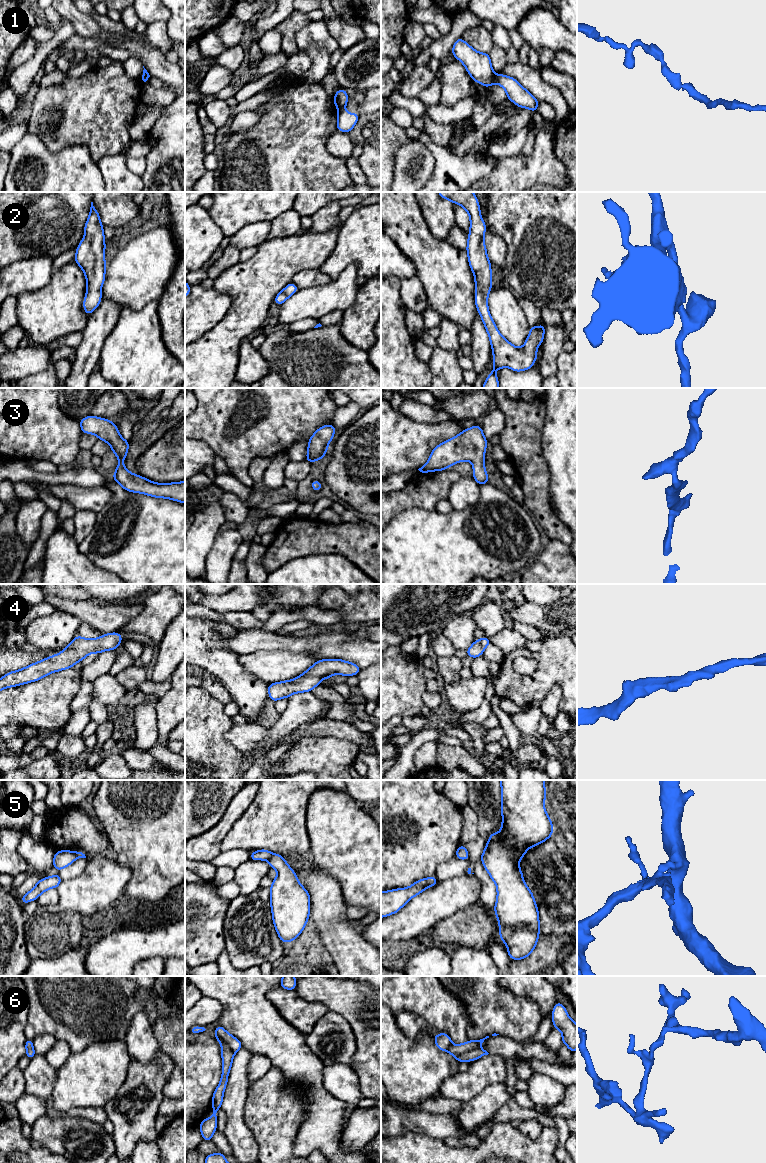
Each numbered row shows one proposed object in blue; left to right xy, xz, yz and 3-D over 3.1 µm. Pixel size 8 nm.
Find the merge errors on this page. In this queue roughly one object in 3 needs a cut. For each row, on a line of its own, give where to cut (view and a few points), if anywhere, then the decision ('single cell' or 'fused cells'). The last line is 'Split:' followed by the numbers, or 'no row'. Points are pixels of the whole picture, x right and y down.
1: yz (494, 75), (493, 82) | fused cells
2: no cut | single cell
3: no cut | single cell
4: no cut | single cell
5: xz (273, 854), (268, 860) | fused cells
6: yz (478, 1047), (461, 1053), (456, 1058) | fused cells
Split: 1, 5, 6

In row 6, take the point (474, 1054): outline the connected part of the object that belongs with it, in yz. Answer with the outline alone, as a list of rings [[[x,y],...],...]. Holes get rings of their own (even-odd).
[[[476,1048],[476,1049],[473,1049],[471,1051],[468,1051],[464,1054],[461,1054],[459,1056],[457,1056],[457,1060],[462,1063],[462,1062],[468,1062],[468,1061],[474,1061],[484,1055],[488,1055],[489,1053],[484,1050],[484,1049],[481,1049],[481,1048]]]

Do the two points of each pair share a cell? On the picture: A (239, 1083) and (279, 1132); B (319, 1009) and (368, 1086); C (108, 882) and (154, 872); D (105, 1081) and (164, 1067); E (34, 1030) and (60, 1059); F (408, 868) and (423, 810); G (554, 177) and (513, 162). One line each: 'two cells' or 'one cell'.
A: two cells
B: two cells
C: two cells
D: two cells
E: two cells
F: one cell
G: one cell

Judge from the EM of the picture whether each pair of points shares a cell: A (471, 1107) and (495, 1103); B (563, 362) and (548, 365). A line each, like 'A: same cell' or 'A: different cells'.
A: same cell
B: different cells

